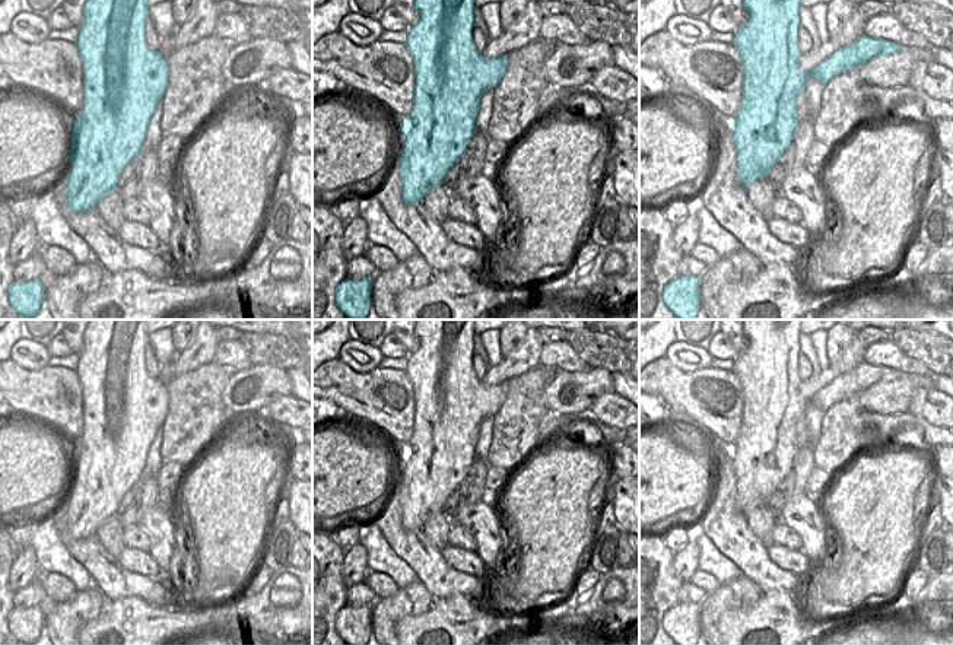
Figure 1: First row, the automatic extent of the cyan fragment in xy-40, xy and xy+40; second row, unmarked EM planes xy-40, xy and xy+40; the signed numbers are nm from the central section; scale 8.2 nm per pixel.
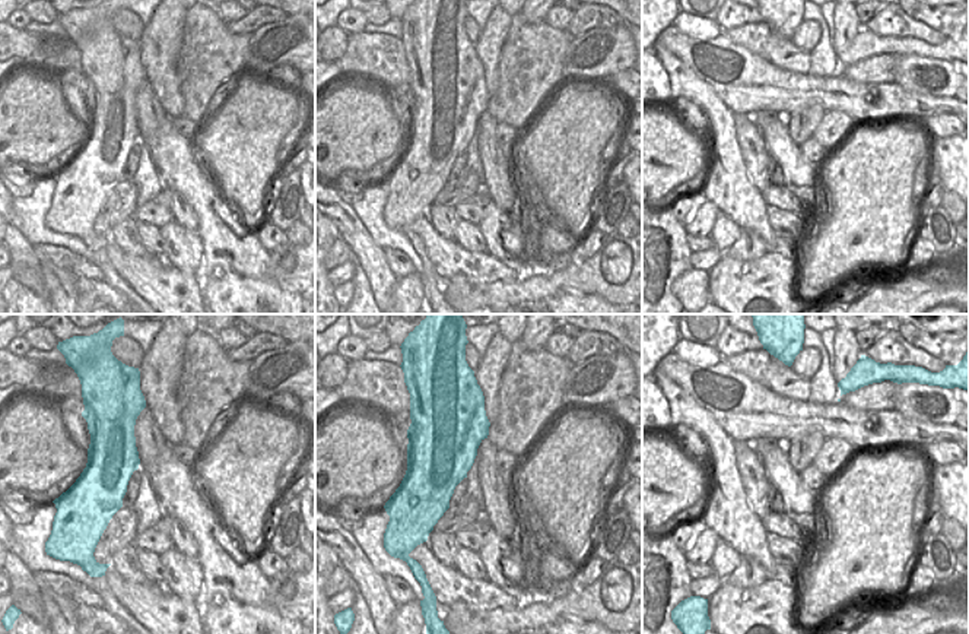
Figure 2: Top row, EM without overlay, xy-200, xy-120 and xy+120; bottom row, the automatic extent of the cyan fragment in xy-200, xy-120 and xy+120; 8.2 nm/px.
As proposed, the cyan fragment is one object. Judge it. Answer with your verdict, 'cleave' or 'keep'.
keep

